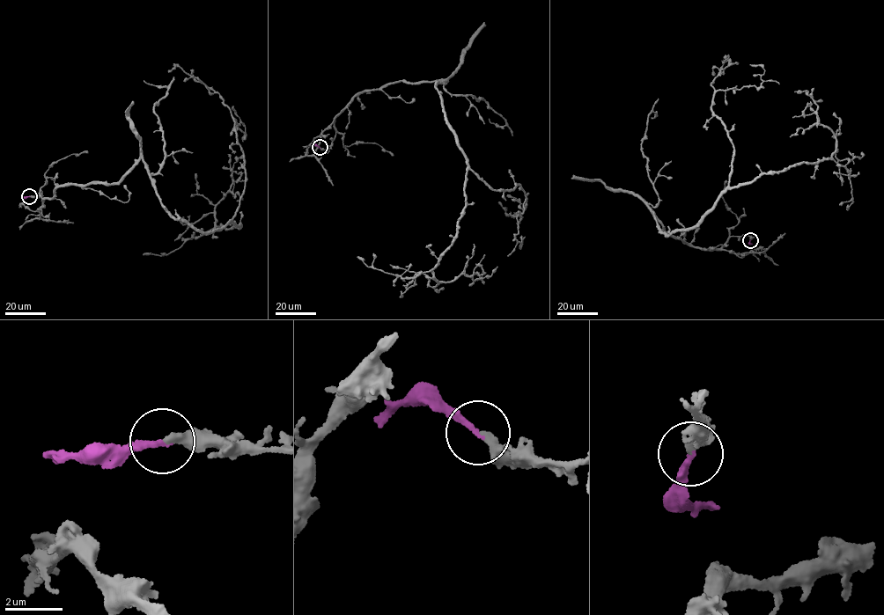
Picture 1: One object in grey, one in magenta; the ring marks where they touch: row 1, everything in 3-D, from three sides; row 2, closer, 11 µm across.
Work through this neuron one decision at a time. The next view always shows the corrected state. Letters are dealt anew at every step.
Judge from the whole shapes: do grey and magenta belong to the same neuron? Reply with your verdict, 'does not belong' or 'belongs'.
belongs

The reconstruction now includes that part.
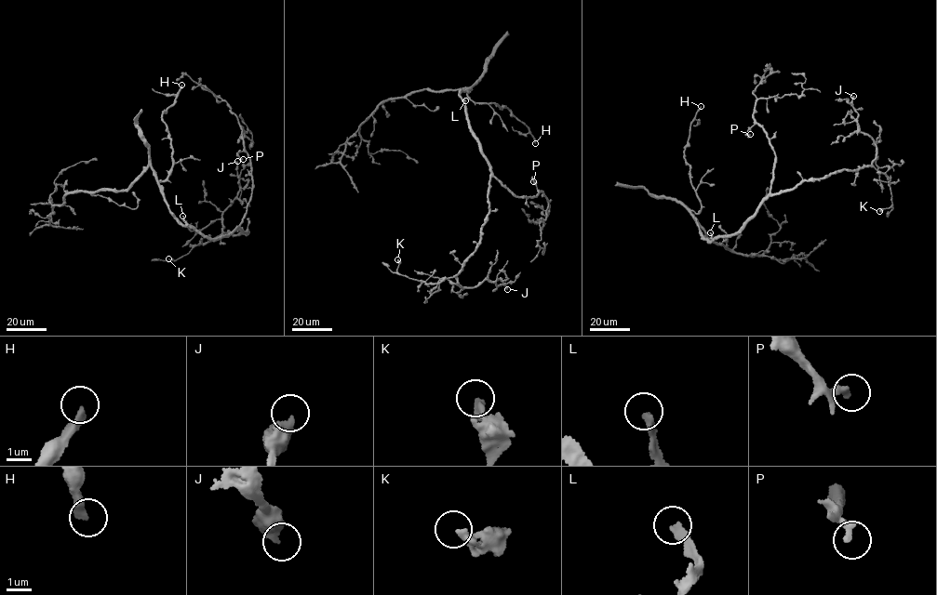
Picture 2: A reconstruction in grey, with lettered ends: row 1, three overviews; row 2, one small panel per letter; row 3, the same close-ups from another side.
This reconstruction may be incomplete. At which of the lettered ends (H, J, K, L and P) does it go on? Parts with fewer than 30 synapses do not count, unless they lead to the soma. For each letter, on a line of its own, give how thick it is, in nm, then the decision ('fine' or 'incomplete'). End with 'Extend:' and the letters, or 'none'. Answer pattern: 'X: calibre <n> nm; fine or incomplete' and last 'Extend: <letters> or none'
H: calibre 320 nm; incomplete
J: calibre 320 nm; fine
K: calibre 300 nm; fine
L: calibre 320 nm; fine
P: calibre 280 nm; fine
Extend: H

